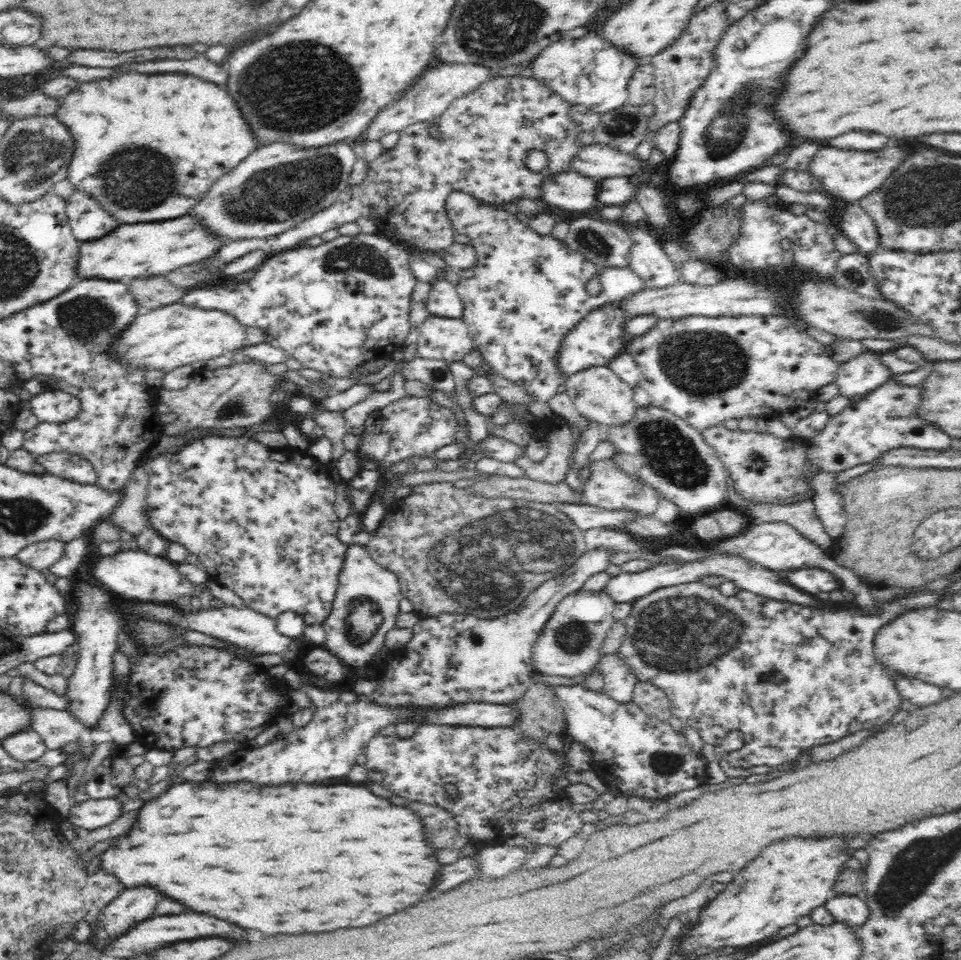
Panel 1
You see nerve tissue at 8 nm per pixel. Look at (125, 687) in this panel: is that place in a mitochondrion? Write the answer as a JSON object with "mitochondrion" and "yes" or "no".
{"mitochondrion":"no"}

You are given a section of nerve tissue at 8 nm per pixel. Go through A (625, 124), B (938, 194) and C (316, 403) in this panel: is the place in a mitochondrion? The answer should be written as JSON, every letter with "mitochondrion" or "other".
{"A":"mitochondrion","B":"mitochondrion","C":"other"}

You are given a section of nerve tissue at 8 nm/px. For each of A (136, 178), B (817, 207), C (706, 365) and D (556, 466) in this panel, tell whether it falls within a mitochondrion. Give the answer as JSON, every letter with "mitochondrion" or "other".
{"A":"mitochondrion","B":"other","C":"mitochondrion","D":"other"}

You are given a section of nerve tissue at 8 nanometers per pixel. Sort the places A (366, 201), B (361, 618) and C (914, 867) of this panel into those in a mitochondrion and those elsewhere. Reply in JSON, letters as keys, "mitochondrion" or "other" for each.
{"A":"other","B":"mitochondrion","C":"mitochondrion"}

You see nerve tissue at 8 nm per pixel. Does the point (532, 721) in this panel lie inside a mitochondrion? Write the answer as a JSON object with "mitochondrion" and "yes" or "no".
{"mitochondrion":"yes"}

